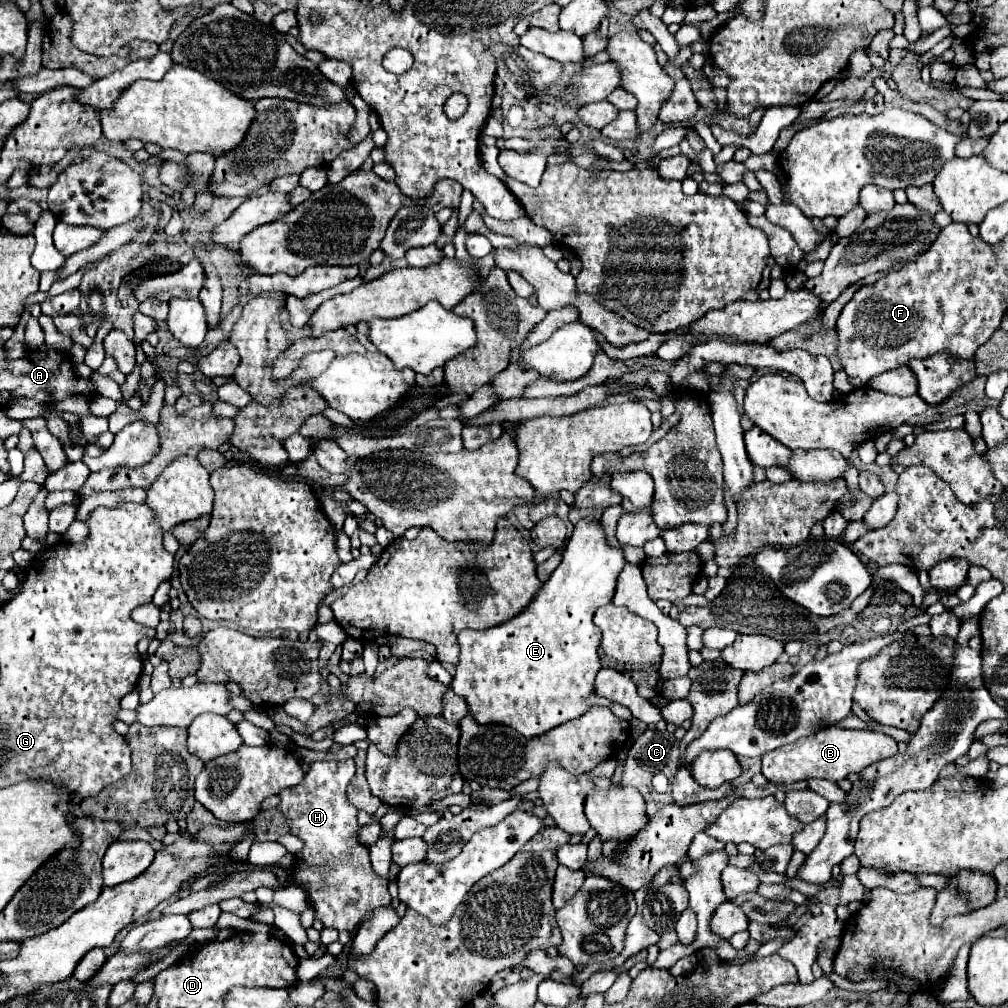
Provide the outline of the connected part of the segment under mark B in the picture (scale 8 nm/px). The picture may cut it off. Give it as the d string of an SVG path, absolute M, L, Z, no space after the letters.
M824 727L824 731L818 731L816 735L798 739L796 743L784 745L768 755L762 757L762 773L772 783L796 783L806 781L812 777L824 777L828 781L840 781L846 779L850 773L858 773L870 763L892 757L898 751L898 743L884 733L872 733L872 731L860 731L860 729L844 729L844 727Z

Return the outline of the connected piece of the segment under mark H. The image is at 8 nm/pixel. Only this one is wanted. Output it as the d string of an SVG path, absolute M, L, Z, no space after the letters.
M354 759L316 761L310 765L302 783L280 791L280 805L292 835L302 839L304 847L296 853L294 881L306 887L314 917L338 931L356 931L360 921L378 907L390 905L388 879L376 875L370 865L370 849L358 841L356 807L348 803L346 787L356 773Z

